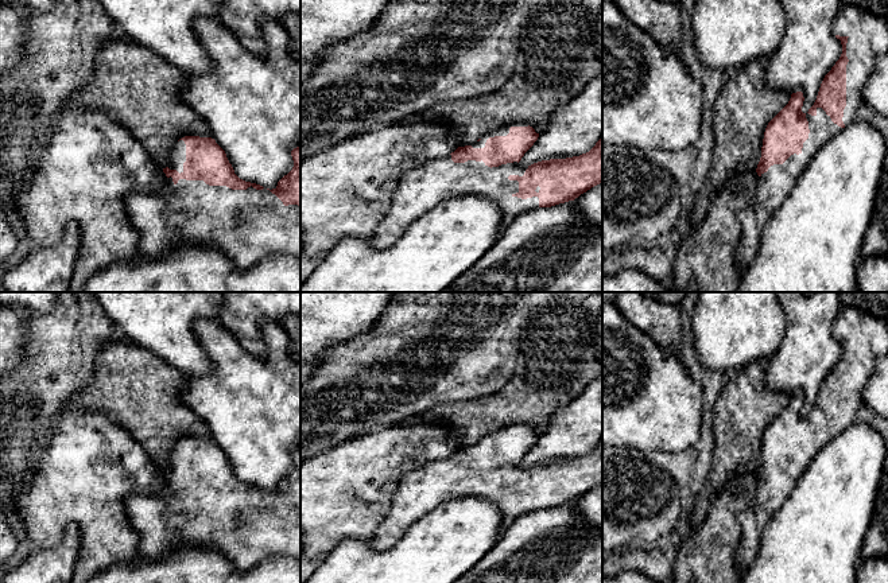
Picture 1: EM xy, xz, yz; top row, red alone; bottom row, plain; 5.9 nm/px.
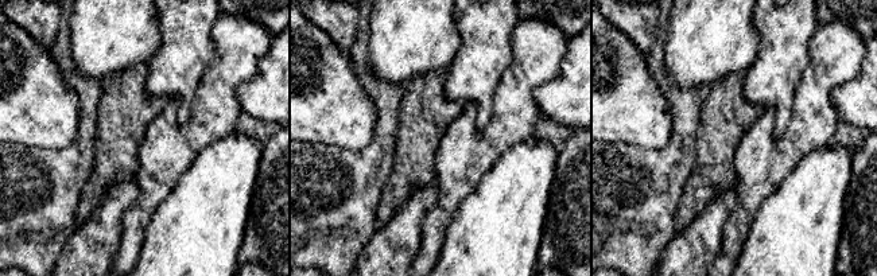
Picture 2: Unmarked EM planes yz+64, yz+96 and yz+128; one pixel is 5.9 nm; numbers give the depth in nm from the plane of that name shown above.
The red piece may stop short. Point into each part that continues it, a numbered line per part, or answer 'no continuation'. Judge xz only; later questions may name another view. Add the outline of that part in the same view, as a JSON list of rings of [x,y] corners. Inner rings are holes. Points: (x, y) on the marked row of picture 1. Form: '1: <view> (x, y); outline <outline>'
1: xz (419, 190); outline [[[449,155],[430,160],[414,170],[408,170],[395,186],[391,207],[377,226],[371,241],[377,250],[391,248],[412,222],[429,213],[434,206],[443,201],[464,195],[478,195],[496,202],[507,222],[527,211],[536,210],[539,207],[539,198],[517,198],[515,194],[519,193],[519,182],[508,179],[509,175],[523,176],[527,168],[528,167],[517,162],[492,168],[482,160],[454,163],[451,155]]]

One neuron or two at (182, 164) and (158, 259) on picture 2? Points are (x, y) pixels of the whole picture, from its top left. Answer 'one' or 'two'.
two

